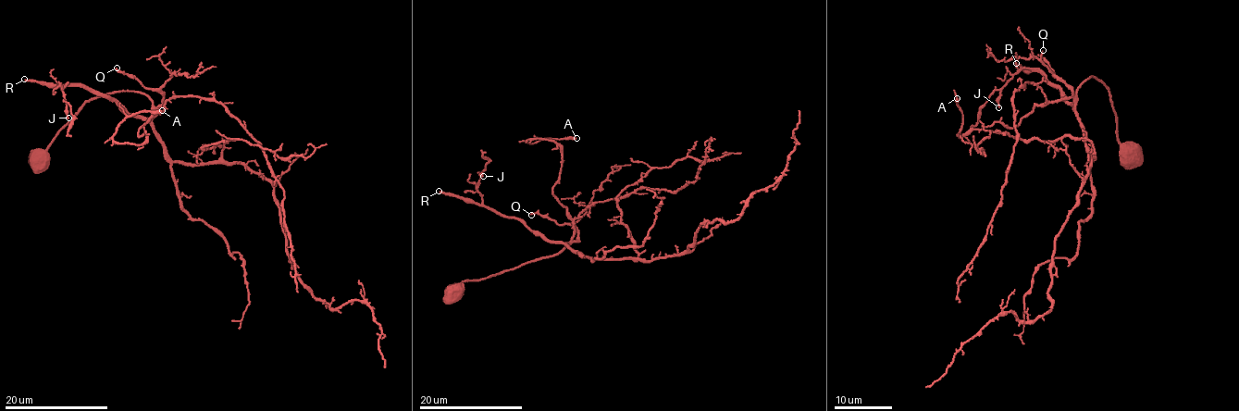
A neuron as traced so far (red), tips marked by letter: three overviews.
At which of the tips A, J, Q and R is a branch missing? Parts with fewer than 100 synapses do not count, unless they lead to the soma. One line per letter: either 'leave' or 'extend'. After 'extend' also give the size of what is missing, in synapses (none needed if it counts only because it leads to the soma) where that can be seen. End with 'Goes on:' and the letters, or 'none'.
A: leave
J: leave
Q: leave
R: extend | 200 syn
Goes on: R

